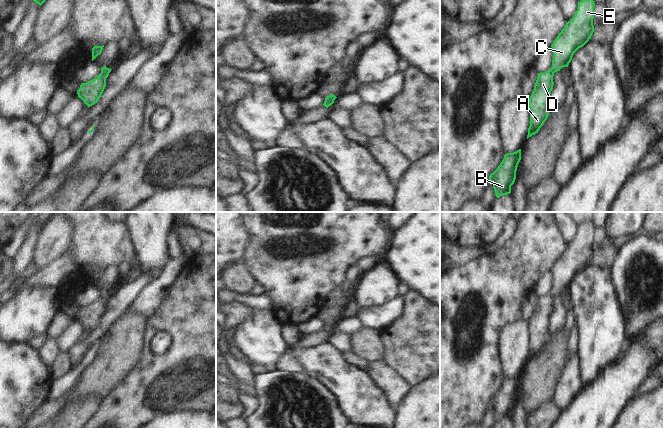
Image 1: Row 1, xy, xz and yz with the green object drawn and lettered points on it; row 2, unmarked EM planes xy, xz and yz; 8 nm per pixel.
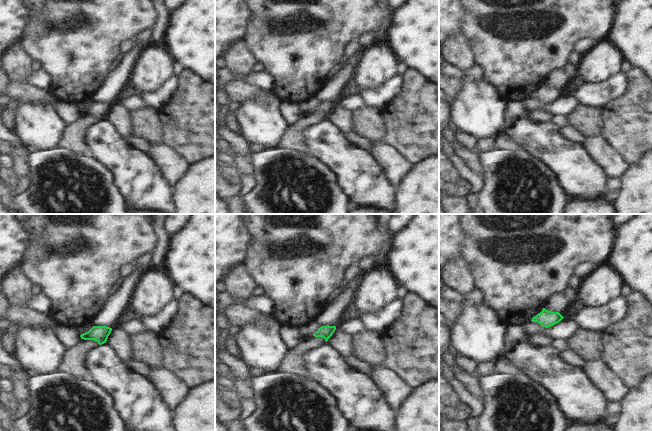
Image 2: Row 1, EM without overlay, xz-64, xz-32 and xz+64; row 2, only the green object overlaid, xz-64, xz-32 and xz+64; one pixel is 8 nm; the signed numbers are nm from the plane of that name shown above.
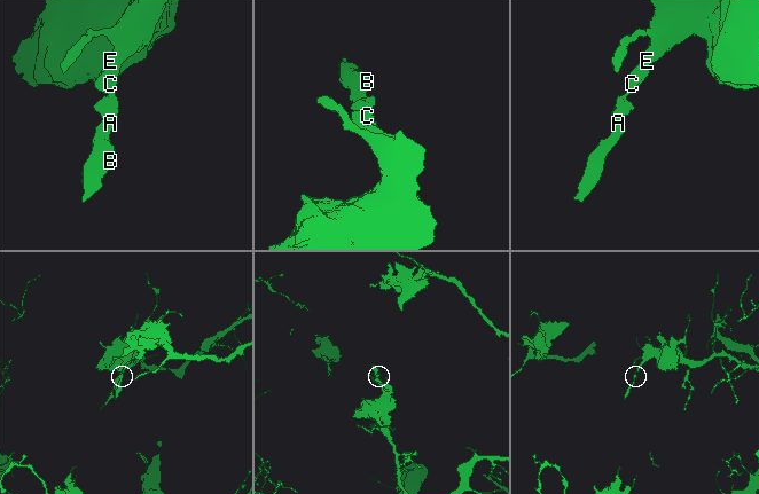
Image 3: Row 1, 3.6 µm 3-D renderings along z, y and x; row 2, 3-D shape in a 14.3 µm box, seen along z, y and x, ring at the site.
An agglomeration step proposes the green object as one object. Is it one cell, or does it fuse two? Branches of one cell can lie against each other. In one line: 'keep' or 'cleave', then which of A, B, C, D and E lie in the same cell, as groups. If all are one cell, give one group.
keep; A B C D E

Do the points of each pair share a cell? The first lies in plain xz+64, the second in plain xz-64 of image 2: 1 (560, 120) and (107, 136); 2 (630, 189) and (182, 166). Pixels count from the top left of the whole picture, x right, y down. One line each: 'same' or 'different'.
1: different
2: different

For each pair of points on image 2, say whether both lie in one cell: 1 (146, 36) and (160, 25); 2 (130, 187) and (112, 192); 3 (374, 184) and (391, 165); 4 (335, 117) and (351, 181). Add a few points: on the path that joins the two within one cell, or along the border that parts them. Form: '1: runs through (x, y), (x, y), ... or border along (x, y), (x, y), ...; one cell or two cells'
1: border along (151, 28), (152, 44); two cells
2: border along (109, 168), (113, 172), (116, 183), (128, 203); two cells
3: border along (371, 152), (384, 168), (387, 176), (396, 185); two cells
4: border along (327, 117), (344, 133); two cells

